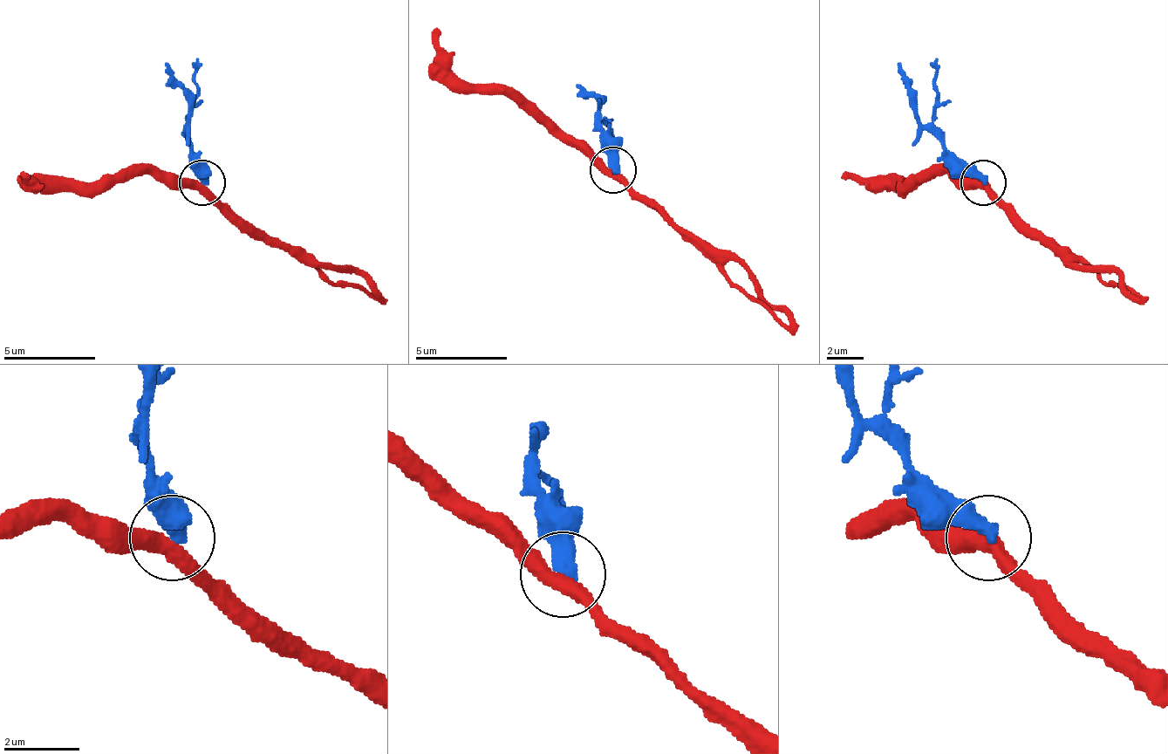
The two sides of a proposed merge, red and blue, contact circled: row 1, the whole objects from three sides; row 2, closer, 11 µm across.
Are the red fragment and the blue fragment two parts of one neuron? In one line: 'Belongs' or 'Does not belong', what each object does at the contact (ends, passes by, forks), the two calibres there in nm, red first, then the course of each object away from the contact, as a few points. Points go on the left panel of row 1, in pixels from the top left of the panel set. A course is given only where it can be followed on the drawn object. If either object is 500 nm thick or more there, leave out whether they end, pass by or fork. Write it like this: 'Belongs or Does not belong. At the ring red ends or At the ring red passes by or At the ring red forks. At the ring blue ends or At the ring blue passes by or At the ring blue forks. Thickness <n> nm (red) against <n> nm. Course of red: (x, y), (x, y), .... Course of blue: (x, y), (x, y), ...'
Does not belong. At the ring red passes by. At the ring blue ends. Thickness 400 nm (red) against 480 nm. Course of red: (201, 181), (324, 277), (375, 287), (389, 300). Course of blue: (201, 181), (187, 121), (187, 89), (164, 62)

